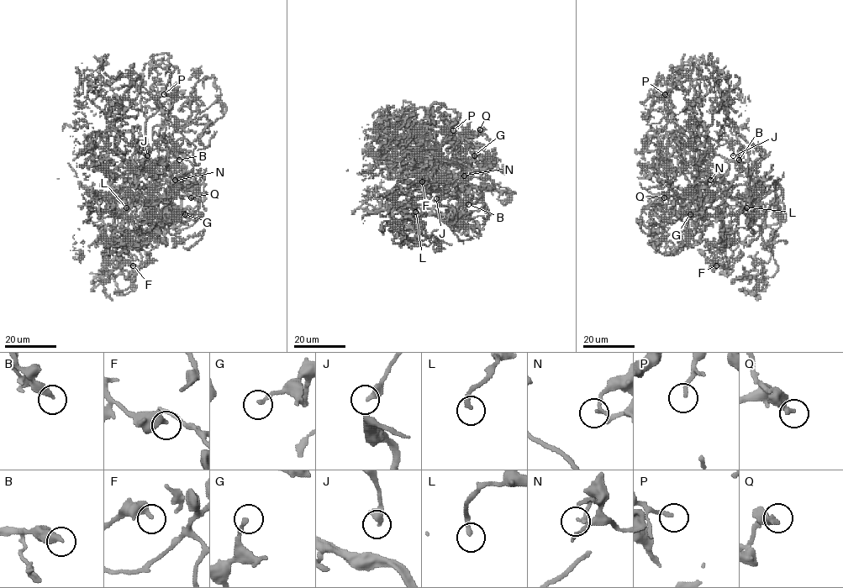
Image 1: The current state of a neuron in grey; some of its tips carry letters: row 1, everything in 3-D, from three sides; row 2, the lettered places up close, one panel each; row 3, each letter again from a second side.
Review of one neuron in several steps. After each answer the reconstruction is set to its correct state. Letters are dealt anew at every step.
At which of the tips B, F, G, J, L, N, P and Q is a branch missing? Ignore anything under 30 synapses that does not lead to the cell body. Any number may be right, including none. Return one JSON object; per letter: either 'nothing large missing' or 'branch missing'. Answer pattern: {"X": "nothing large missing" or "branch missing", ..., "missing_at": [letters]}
{"B": "branch missing", "F": "nothing large missing", "G": "nothing large missing", "J": "nothing large missing", "L": "branch missing", "N": "nothing large missing", "P": "branch missing", "Q": "branch missing", "missing_at": ["B", "L", "P", "Q"]}

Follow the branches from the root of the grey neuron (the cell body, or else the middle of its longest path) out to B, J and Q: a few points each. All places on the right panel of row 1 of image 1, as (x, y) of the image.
B: (711, 163), (732, 196), (749, 196), (750, 175), (740, 167), (743, 164), (738, 152), (739, 160)
J: (711, 163), (732, 196), (749, 196), (750, 175), (734, 160), (721, 157), (713, 149), (729, 143), (733, 155)
Q: (711, 163), (721, 175), (725, 187), (721, 193), (680, 204), (668, 182), (664, 197)

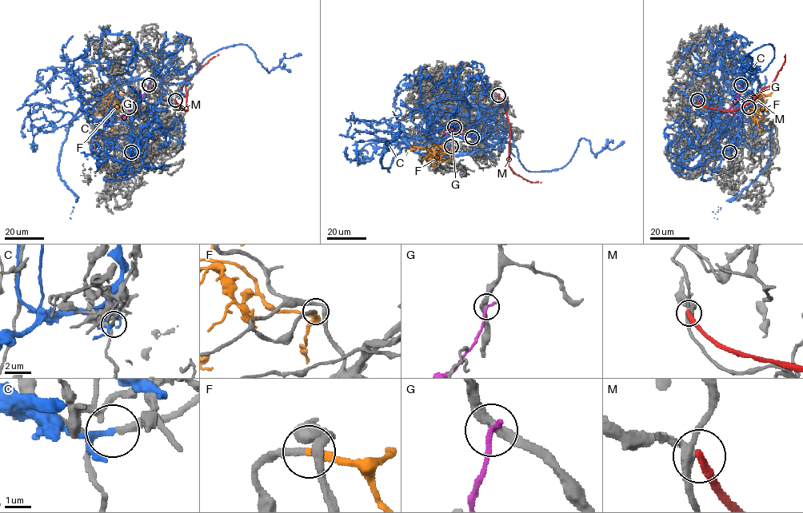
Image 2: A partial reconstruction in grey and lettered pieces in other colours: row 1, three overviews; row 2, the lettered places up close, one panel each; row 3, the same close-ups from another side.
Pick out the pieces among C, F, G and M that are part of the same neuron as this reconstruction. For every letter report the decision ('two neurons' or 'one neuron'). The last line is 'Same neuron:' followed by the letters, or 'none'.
C: two neurons
F: one neuron
G: two neurons
M: two neurons
Same neuron: F

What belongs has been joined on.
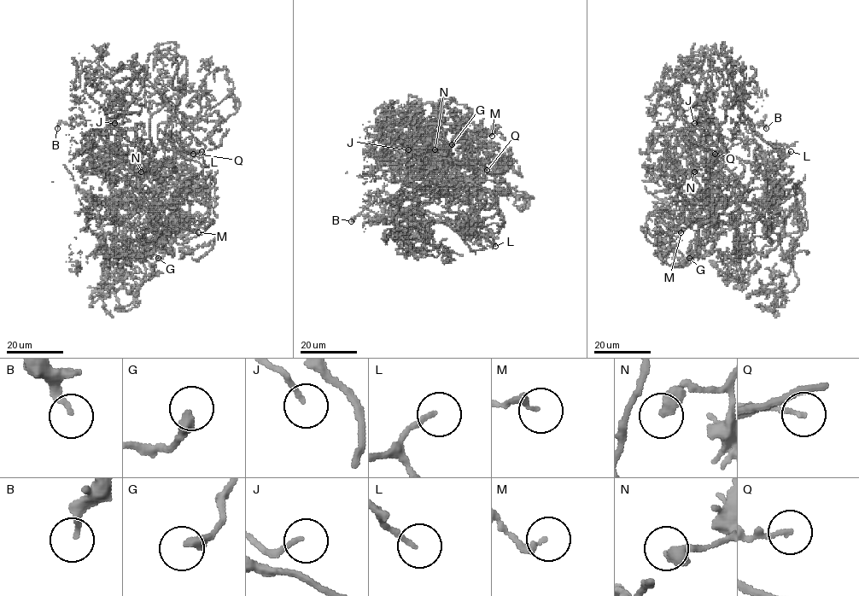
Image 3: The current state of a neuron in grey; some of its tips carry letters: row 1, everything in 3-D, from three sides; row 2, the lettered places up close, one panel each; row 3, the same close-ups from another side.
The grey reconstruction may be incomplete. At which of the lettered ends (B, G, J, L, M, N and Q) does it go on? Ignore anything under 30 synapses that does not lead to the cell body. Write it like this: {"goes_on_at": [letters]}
{"goes_on_at": ["G", "J", "L"]}

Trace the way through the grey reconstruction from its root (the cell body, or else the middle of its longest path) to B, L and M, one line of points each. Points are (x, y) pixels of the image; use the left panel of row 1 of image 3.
B: (130, 164), (143, 194), (114, 201), (141, 176), (138, 166), (102, 172), (101, 129), (79, 117), (57, 128)
L: (130, 164), (143, 194), (133, 201), (114, 201), (167, 159), (184, 154), (199, 158), (201, 151)
M: (130, 164), (143, 189), (142, 206), (147, 201), (154, 211), (160, 209), (173, 228), (198, 232)

